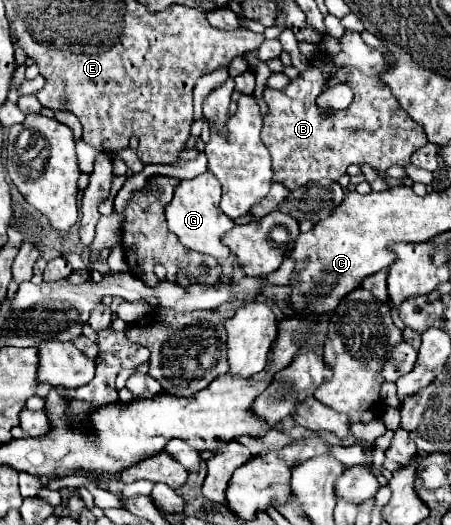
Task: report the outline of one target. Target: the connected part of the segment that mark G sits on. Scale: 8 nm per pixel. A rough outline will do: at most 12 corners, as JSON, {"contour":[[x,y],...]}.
{"contour":[[205,171],[179,181],[165,207],[187,249],[229,257],[235,223],[219,211],[219,181]]}

